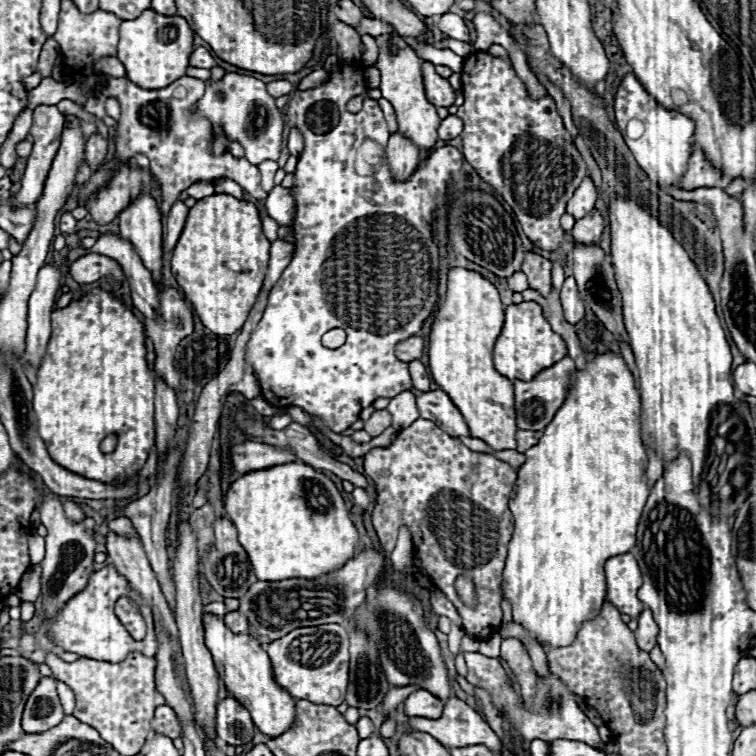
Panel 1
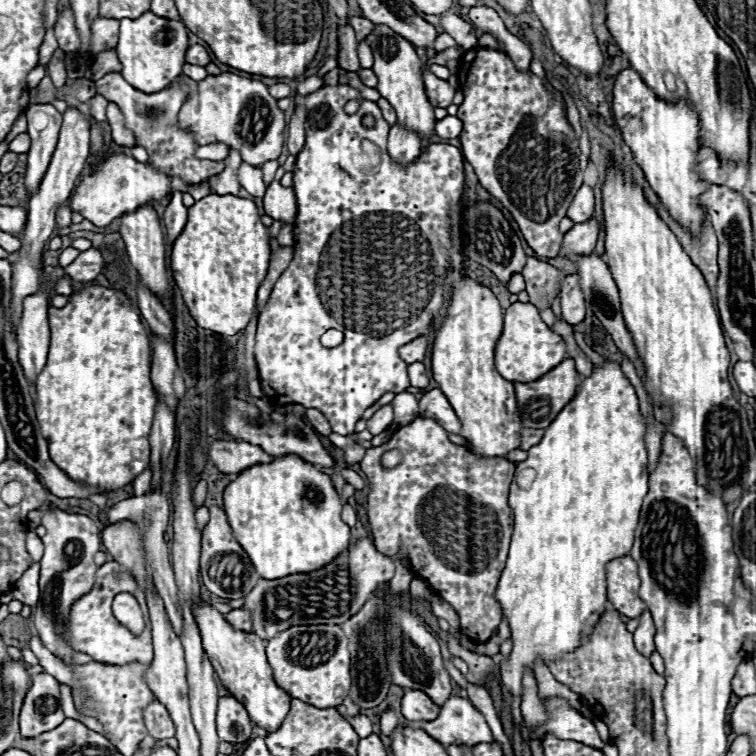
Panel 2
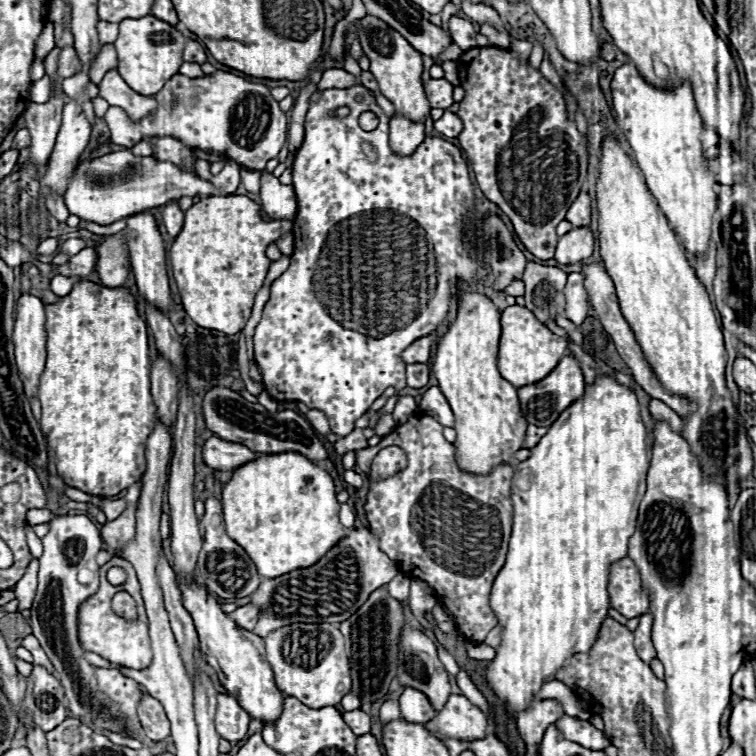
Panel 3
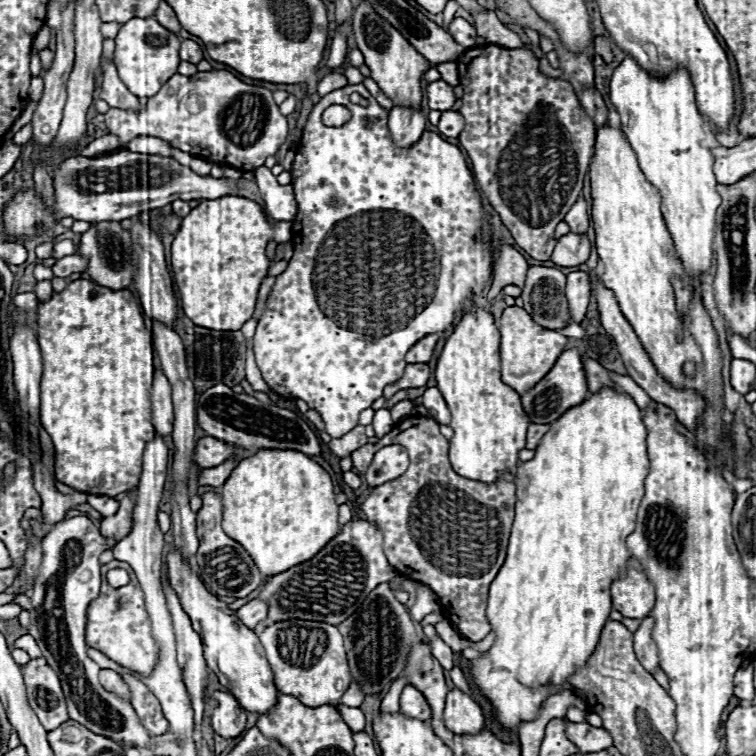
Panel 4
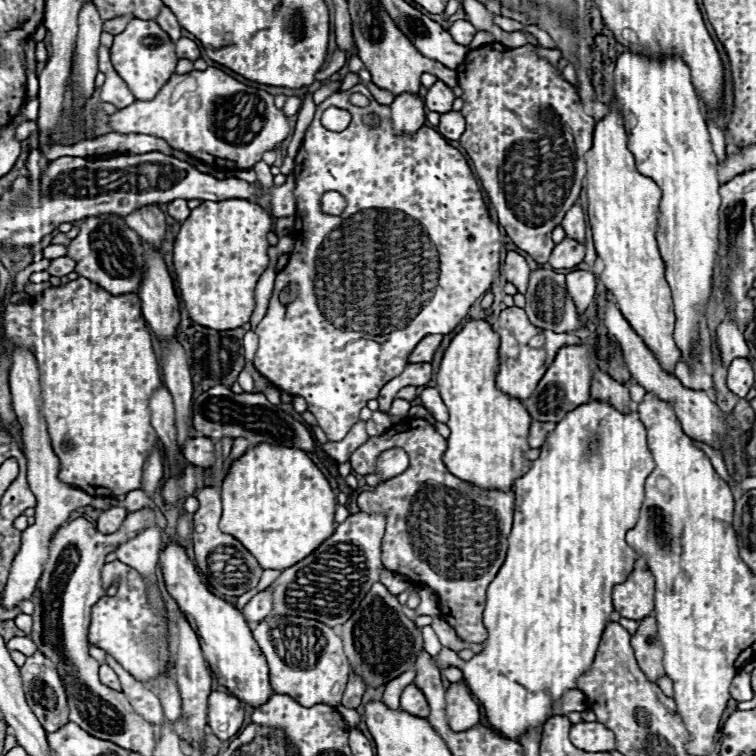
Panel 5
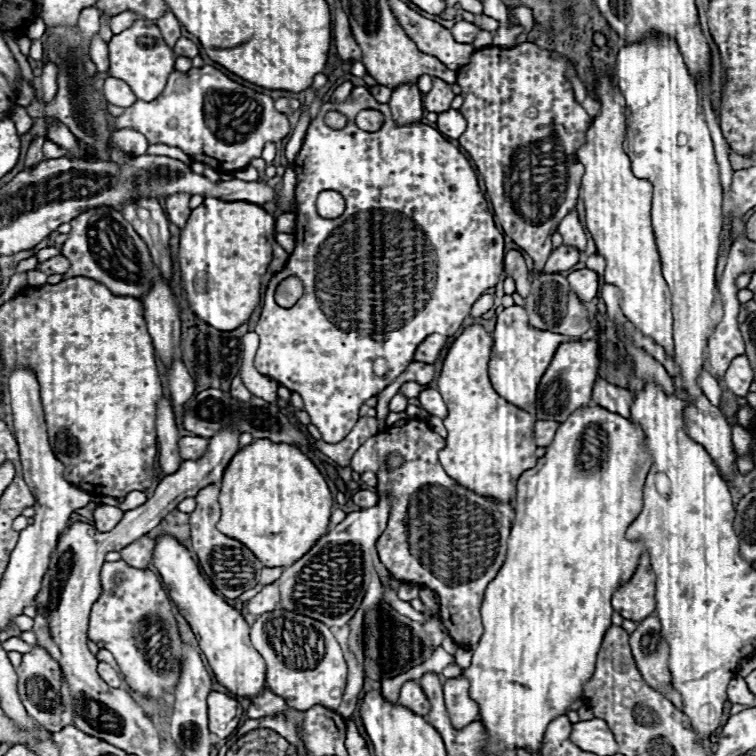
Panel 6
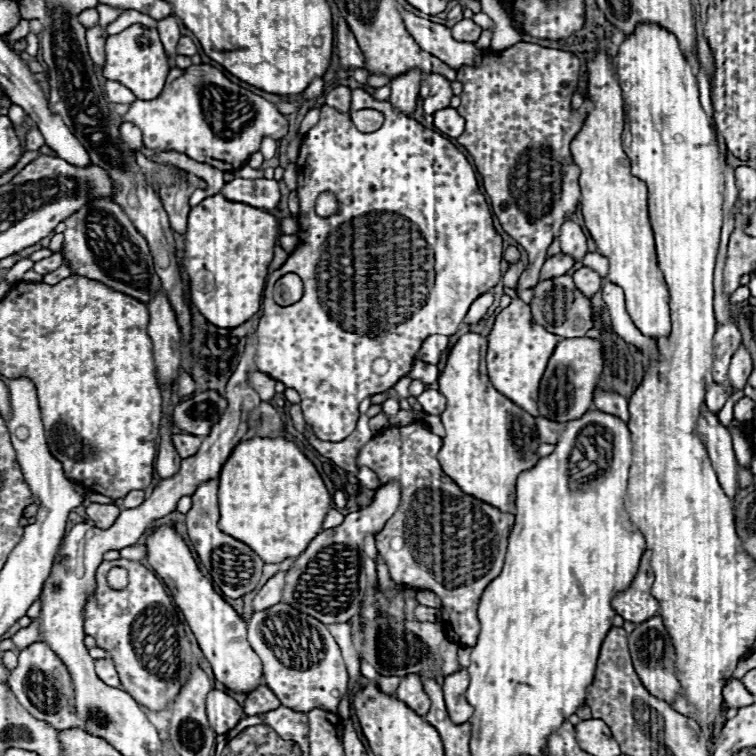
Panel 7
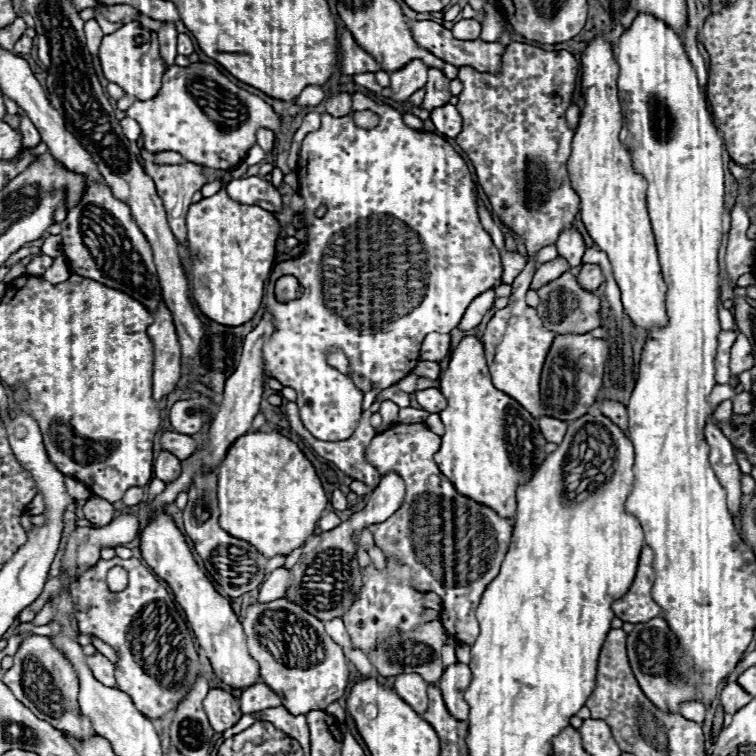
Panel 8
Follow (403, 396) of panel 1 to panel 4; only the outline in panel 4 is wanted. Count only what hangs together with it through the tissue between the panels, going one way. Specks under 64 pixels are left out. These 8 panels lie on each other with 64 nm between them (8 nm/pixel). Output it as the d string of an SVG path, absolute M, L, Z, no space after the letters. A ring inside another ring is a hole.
M402 400L402 402L398 402L390 412L392 412L392 420L394 422L400 422L400 420L404 420L404 418L408 418L410 416L410 412L414 410L414 404L412 404L412 400Z

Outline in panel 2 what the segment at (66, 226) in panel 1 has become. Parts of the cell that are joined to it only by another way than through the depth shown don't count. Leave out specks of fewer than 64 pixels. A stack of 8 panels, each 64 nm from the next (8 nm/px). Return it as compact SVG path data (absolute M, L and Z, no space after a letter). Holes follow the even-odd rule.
M62 204L62 206L58 208L58 212L56 212L56 224L58 224L60 228L66 228L66 226L72 224L72 210L70 210L66 204Z

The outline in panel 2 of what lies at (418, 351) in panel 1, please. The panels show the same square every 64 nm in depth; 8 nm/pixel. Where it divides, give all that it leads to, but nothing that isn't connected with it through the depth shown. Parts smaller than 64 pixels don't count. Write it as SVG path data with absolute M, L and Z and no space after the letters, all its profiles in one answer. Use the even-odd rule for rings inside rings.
M424 336L404 344L398 352L400 352L400 358L406 362L406 364L412 364L412 362L420 362L424 360L426 356L426 348L428 348L428 340Z

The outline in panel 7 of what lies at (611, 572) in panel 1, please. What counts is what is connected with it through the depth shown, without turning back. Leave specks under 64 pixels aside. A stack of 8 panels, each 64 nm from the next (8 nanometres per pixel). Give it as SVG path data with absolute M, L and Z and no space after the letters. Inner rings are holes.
M646 550L638 568L638 574L634 576L632 584L618 592L612 598L612 608L616 614L620 614L628 622L644 622L658 614L658 604L652 600L652 570L650 570L650 552Z

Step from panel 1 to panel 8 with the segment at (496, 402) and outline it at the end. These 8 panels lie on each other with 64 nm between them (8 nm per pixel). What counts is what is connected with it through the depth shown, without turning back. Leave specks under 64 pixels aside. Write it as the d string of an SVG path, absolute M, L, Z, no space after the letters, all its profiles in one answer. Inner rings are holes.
M464 336L460 344L452 350L448 368L440 374L440 392L448 398L448 406L440 412L440 418L446 426L446 434L442 436L442 446L434 454L434 460L442 474L452 480L456 490L462 496L468 496L484 506L490 506L498 512L498 516L512 518L516 512L516 488L526 482L536 468L544 462L544 436L538 428L534 416L530 416L516 400L496 390L490 382L488 366L484 360L484 346L476 336Z

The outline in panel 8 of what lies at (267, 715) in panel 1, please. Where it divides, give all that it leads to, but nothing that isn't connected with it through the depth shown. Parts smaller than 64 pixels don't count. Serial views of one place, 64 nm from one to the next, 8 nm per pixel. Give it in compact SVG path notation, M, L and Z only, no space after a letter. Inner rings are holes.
M168 514L152 516L152 522L140 532L140 552L146 564L156 572L156 576L166 580L176 602L186 612L186 620L196 634L200 648L212 662L214 674L232 688L248 688L256 684L260 680L260 666L248 652L244 628L238 616L234 614L230 602L214 590L212 582L198 568L184 534L176 528L174 520Z

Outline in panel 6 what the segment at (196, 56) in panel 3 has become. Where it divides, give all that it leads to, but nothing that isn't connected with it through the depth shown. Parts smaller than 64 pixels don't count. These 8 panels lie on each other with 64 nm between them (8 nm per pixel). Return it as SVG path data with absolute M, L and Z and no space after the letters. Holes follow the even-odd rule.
M180 38L176 44L174 44L174 54L176 56L186 56L186 58L194 58L198 56L198 46L188 40L188 38Z

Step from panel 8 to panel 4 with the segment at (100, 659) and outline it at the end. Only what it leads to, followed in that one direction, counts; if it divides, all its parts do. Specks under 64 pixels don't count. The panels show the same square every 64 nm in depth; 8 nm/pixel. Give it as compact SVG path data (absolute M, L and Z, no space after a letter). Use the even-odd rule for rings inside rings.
M102 668L100 670L100 684L104 688L108 688L108 692L114 692L116 696L120 696L122 700L130 700L130 688L128 688L128 684L122 680L122 676L118 672Z

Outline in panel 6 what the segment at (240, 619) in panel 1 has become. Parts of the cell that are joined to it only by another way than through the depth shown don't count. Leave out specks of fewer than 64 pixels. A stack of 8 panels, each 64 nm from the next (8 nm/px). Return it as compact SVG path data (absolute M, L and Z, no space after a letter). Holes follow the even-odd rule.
M274 582L274 584L264 586L264 588L246 604L246 608L248 608L248 612L250 612L252 616L262 616L264 612L272 612L272 610L276 608L278 600L280 600L280 596L278 596L278 586L276 586L276 582Z

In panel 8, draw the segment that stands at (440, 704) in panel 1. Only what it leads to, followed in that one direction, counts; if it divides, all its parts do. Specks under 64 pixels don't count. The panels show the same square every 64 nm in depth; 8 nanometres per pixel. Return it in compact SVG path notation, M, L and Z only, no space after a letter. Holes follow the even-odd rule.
M400 674L400 676L396 676L396 682L394 682L396 694L406 704L410 704L418 714L424 714L428 708L426 688L428 688L428 682L424 682L416 674Z

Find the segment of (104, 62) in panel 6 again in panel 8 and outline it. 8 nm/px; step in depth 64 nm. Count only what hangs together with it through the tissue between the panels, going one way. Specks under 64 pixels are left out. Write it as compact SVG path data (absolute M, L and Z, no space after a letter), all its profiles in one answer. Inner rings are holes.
M90 20L84 24L84 32L86 32L86 40L88 40L88 50L98 50L100 48L100 40L102 40L102 30L98 26L96 20Z

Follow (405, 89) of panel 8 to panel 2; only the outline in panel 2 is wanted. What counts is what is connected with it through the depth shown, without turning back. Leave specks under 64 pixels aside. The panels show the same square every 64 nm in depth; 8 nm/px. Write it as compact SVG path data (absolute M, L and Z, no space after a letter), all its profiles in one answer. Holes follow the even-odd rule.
M394 124L388 136L388 154L400 166L412 164L422 152L422 138L414 132L404 130L402 126Z

